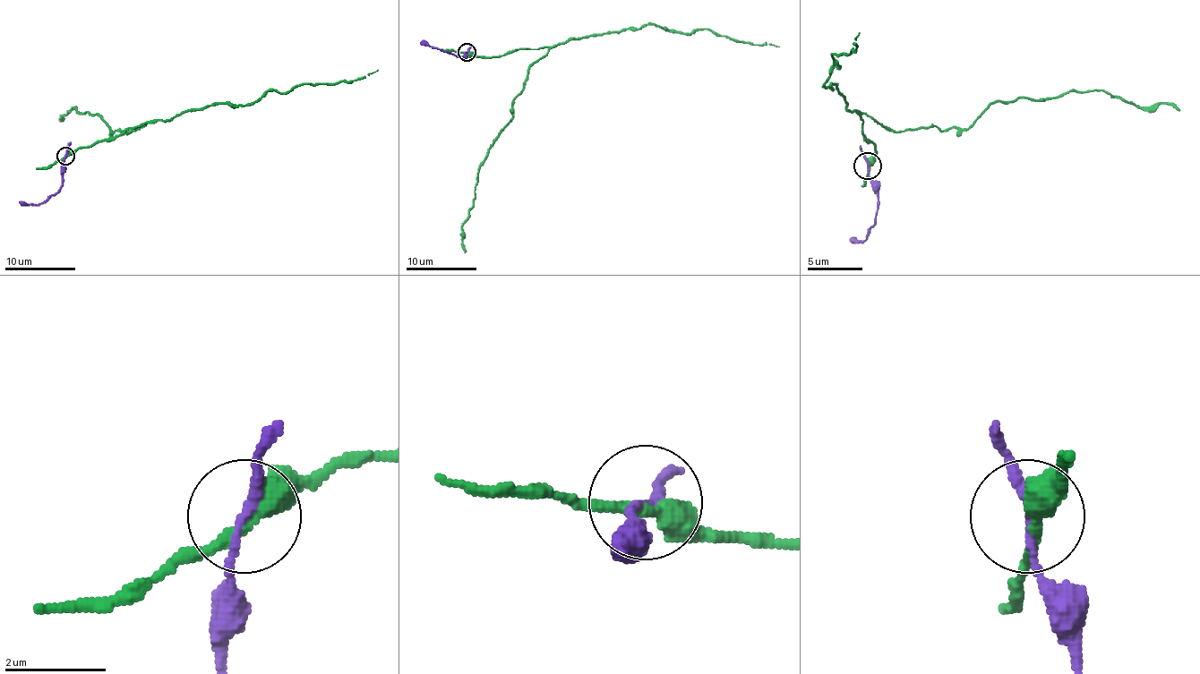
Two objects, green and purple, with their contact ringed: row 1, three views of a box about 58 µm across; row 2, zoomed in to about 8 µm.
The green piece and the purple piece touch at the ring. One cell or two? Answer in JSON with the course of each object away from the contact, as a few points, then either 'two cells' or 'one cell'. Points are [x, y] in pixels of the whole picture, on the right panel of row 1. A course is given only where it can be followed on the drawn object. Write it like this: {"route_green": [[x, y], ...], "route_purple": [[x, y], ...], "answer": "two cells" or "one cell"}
{"route_green": [[870, 166], [875, 147], [861, 116], [834, 84], [825, 87], [839, 67], [831, 54], [852, 51], [858, 31]], "route_purple": [[867, 166], [878, 197], [878, 216], [863, 241], [850, 238]], "answer": "two cells"}

